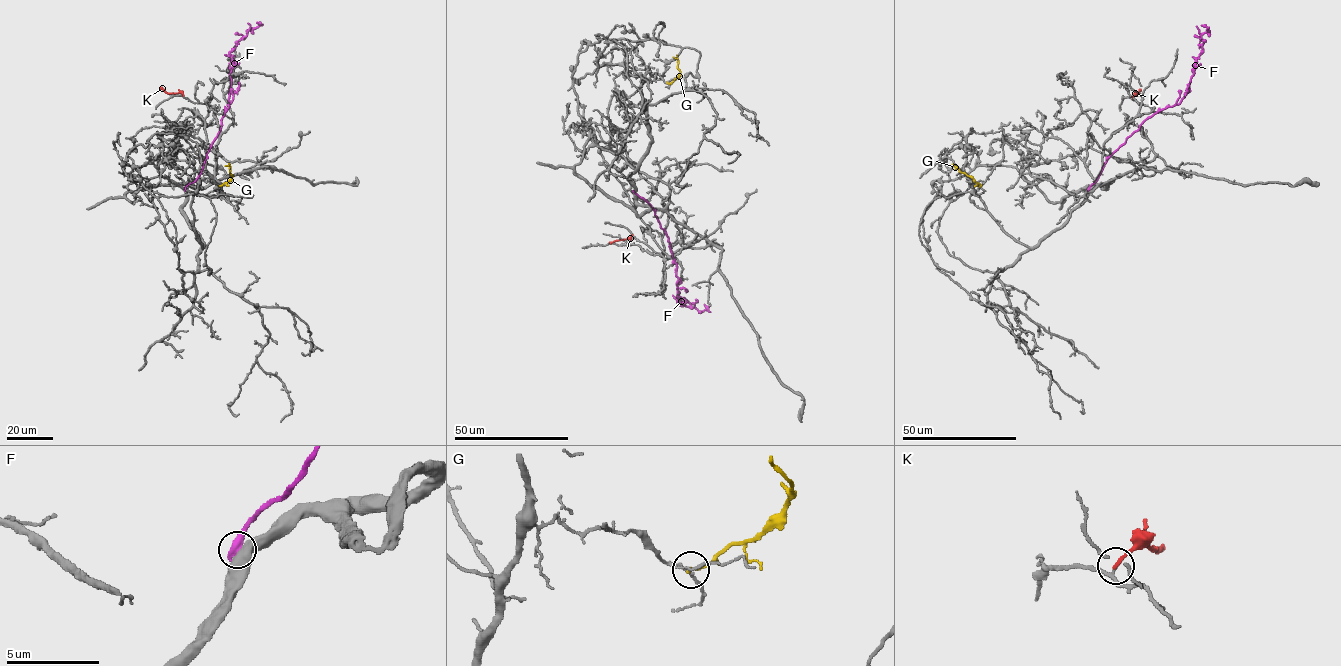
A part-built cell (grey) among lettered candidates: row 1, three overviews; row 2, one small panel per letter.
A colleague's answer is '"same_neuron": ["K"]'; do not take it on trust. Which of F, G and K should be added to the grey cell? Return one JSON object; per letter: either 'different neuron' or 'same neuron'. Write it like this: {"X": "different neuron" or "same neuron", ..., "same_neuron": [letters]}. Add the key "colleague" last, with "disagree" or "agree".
{"F": "different neuron", "G": "different neuron", "K": "different neuron", "same_neuron": [], "colleague": "disagree"}

